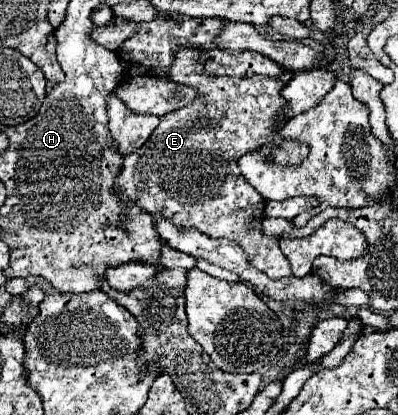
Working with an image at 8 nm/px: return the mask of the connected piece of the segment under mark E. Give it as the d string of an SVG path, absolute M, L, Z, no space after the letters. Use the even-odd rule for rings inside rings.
M178 50L165 79L198 89L198 96L190 106L164 114L140 150L124 156L124 168L114 190L118 198L136 202L152 216L168 216L174 224L194 226L210 238L238 242L252 266L268 274L268 278L292 276L290 264L278 246L280 238L260 230L264 198L242 178L236 164L242 154L278 138L278 128L272 122L284 104L280 90L290 82L292 74L284 72L278 80L266 76L212 78L202 68L196 50Z

